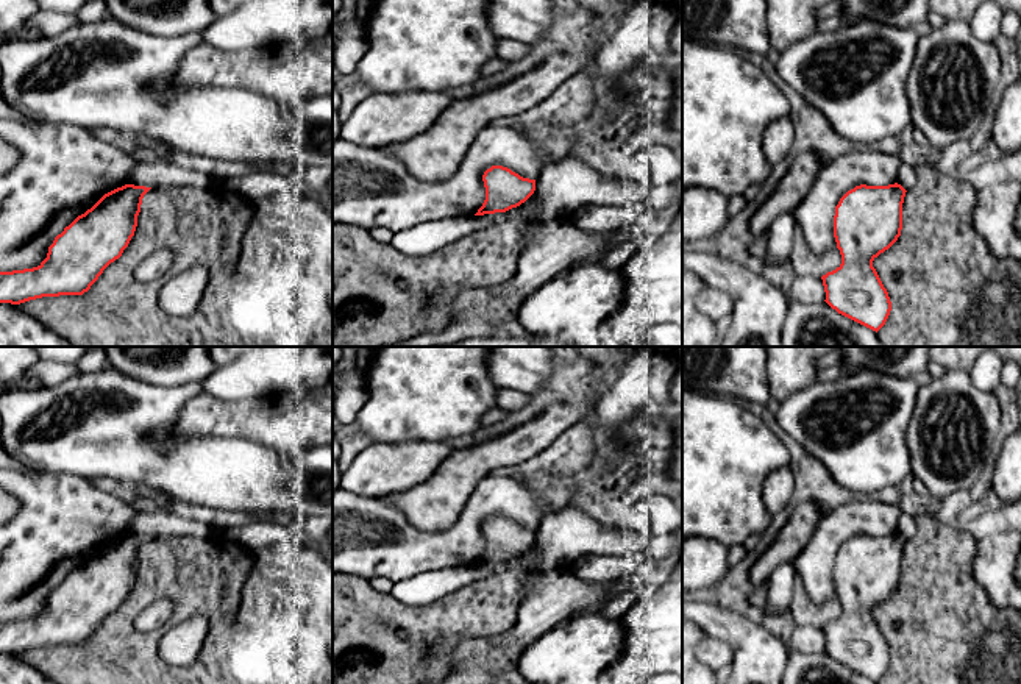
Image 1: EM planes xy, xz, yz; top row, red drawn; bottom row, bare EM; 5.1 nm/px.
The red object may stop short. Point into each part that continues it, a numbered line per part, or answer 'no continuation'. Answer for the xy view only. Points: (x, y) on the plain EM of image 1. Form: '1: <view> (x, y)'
1: xy (158, 523)

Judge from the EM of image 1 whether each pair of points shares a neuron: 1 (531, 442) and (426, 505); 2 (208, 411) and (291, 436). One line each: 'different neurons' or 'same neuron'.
1: same neuron
2: same neuron

